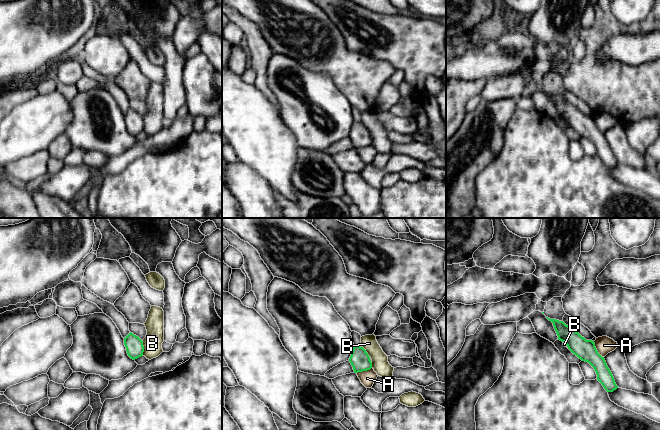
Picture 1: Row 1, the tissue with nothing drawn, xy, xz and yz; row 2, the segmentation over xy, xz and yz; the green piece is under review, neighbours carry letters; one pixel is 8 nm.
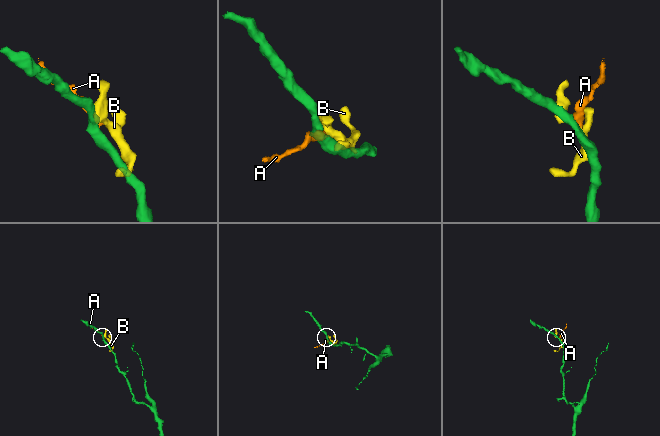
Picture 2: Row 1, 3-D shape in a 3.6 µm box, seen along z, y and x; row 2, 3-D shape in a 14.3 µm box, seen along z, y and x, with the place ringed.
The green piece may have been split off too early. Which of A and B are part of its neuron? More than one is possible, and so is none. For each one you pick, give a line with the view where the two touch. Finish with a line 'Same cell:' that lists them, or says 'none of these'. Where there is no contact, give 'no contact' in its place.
Same cell: none of these

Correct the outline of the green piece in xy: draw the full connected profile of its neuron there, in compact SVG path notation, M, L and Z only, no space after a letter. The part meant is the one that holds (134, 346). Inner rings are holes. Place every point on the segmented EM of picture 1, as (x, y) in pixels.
M129 333L124 338L124 345L126 347L126 351L128 356L135 360L141 356L143 356L144 346L143 341L133 333Z

